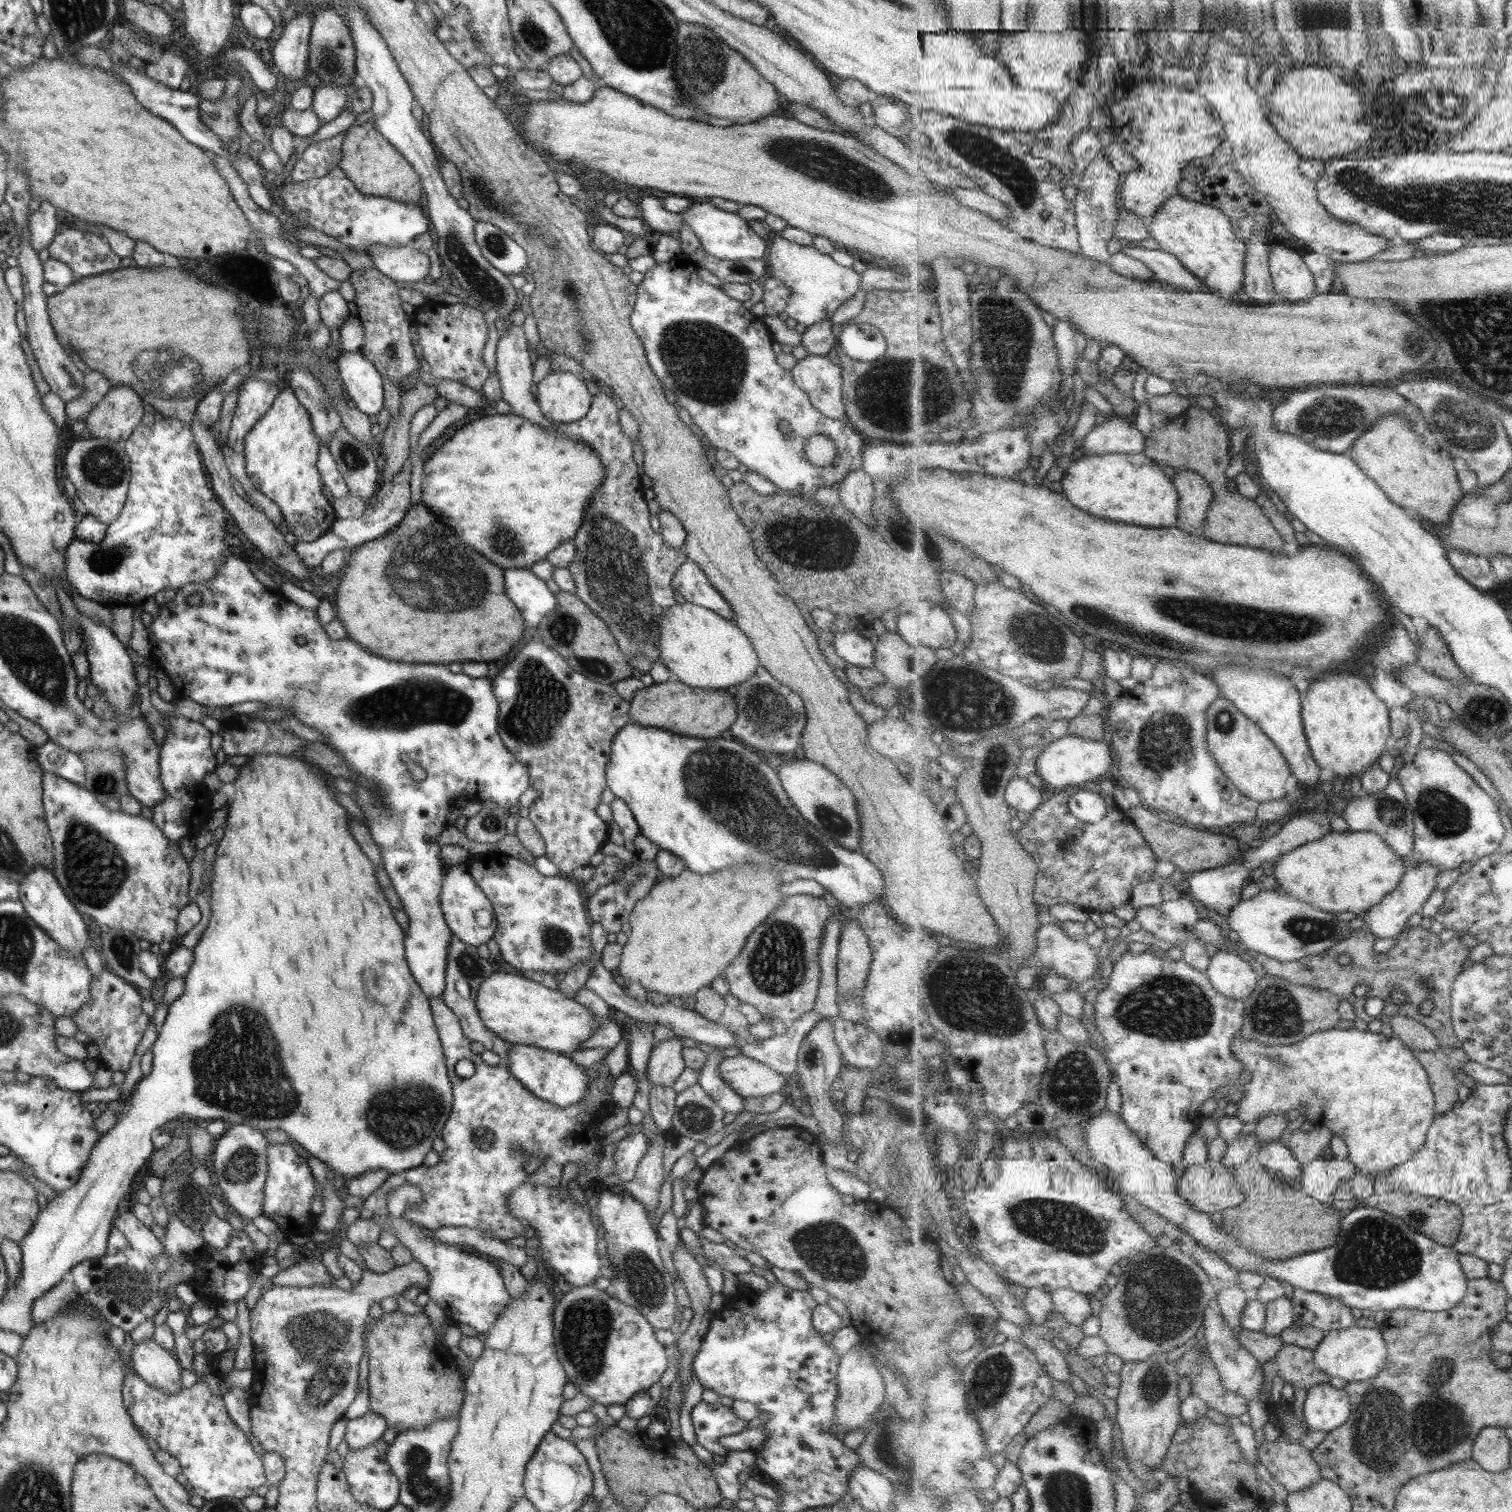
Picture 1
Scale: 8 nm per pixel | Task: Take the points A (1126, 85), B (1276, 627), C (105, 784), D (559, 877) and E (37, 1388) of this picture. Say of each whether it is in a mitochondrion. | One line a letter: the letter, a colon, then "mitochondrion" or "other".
A: other
B: mitochondrion
C: mitochondrion
D: other
E: other

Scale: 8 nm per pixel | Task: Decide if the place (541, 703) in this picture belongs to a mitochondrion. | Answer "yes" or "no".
yes

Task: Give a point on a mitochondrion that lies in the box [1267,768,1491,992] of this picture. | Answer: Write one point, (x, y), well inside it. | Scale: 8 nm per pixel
(1445, 816)

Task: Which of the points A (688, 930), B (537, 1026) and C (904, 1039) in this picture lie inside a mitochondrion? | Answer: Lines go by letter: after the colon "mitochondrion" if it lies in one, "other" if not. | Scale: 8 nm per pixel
A: other
B: other
C: other

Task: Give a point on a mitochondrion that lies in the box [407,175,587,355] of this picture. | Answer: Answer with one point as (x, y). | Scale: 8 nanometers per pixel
(466, 264)

